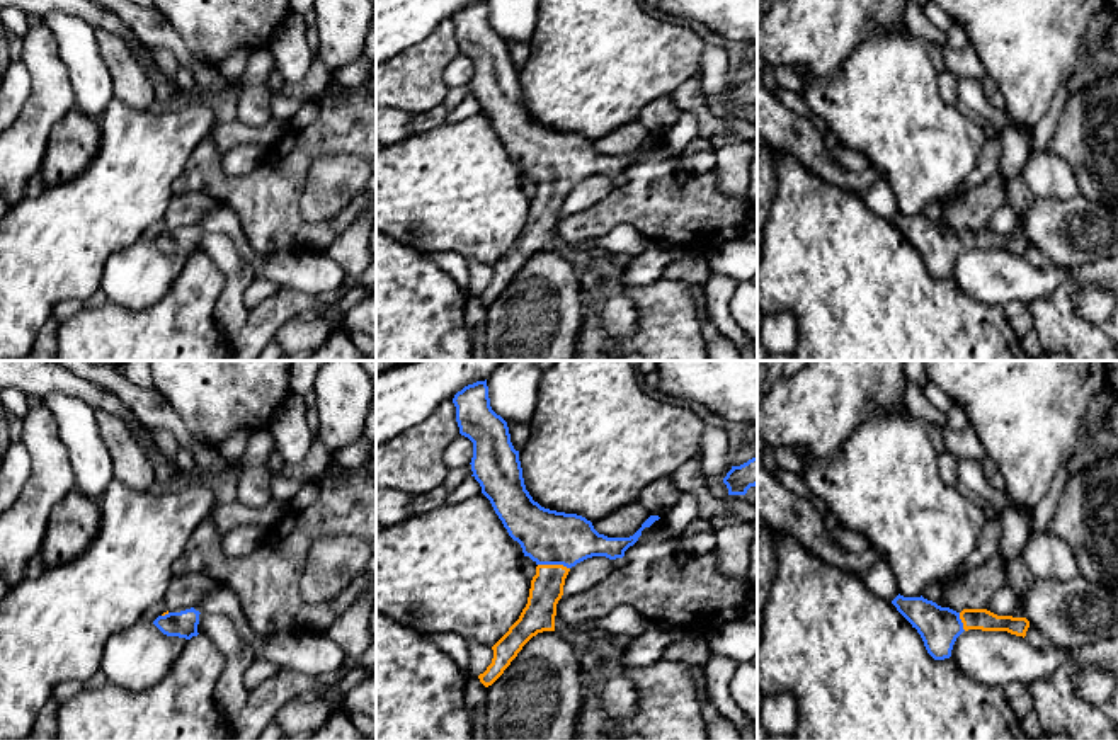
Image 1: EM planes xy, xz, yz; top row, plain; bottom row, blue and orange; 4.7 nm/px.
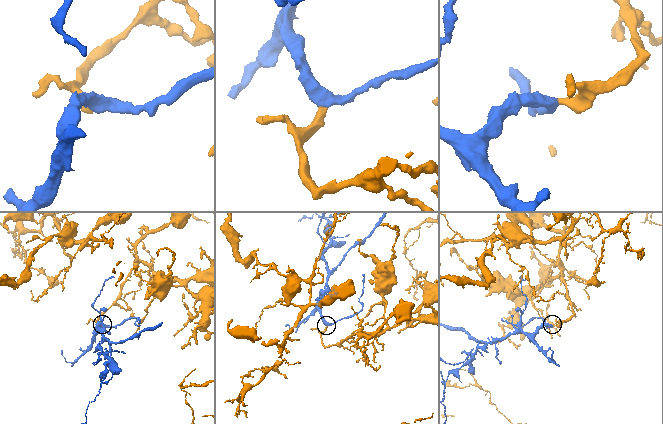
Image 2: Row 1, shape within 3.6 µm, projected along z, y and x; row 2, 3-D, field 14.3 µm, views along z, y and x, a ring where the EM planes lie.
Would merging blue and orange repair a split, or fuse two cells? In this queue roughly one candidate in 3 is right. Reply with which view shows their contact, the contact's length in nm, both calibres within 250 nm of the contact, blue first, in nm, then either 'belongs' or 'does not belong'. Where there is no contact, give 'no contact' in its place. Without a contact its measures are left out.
meets blue in xz; contact 150 nm long; 260 nm thick on the blue side, 160 nm on the other; belongs

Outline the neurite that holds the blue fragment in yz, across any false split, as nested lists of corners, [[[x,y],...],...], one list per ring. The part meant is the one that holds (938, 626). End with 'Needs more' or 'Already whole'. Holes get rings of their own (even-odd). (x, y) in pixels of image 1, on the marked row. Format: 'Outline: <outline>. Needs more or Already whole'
Outline: [[[897,595],[892,604],[917,629],[927,653],[934,660],[951,657],[956,638],[968,629],[1007,631],[1026,636],[1030,621],[1026,618],[997,616],[987,609],[963,609],[956,612],[921,597]]]. Needs more

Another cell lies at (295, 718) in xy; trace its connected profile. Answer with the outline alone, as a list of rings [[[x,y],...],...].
[[[318,697],[313,703],[293,699],[276,714],[274,725],[288,737],[303,735],[305,738],[317,731],[332,714],[332,708]]]

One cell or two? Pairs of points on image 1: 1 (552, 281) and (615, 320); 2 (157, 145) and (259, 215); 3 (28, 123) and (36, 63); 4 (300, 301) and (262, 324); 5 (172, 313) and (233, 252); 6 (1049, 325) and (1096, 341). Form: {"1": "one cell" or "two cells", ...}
{"1": "two cells", "2": "two cells", "3": "one cell", "4": "one cell", "5": "two cells", "6": "one cell"}

